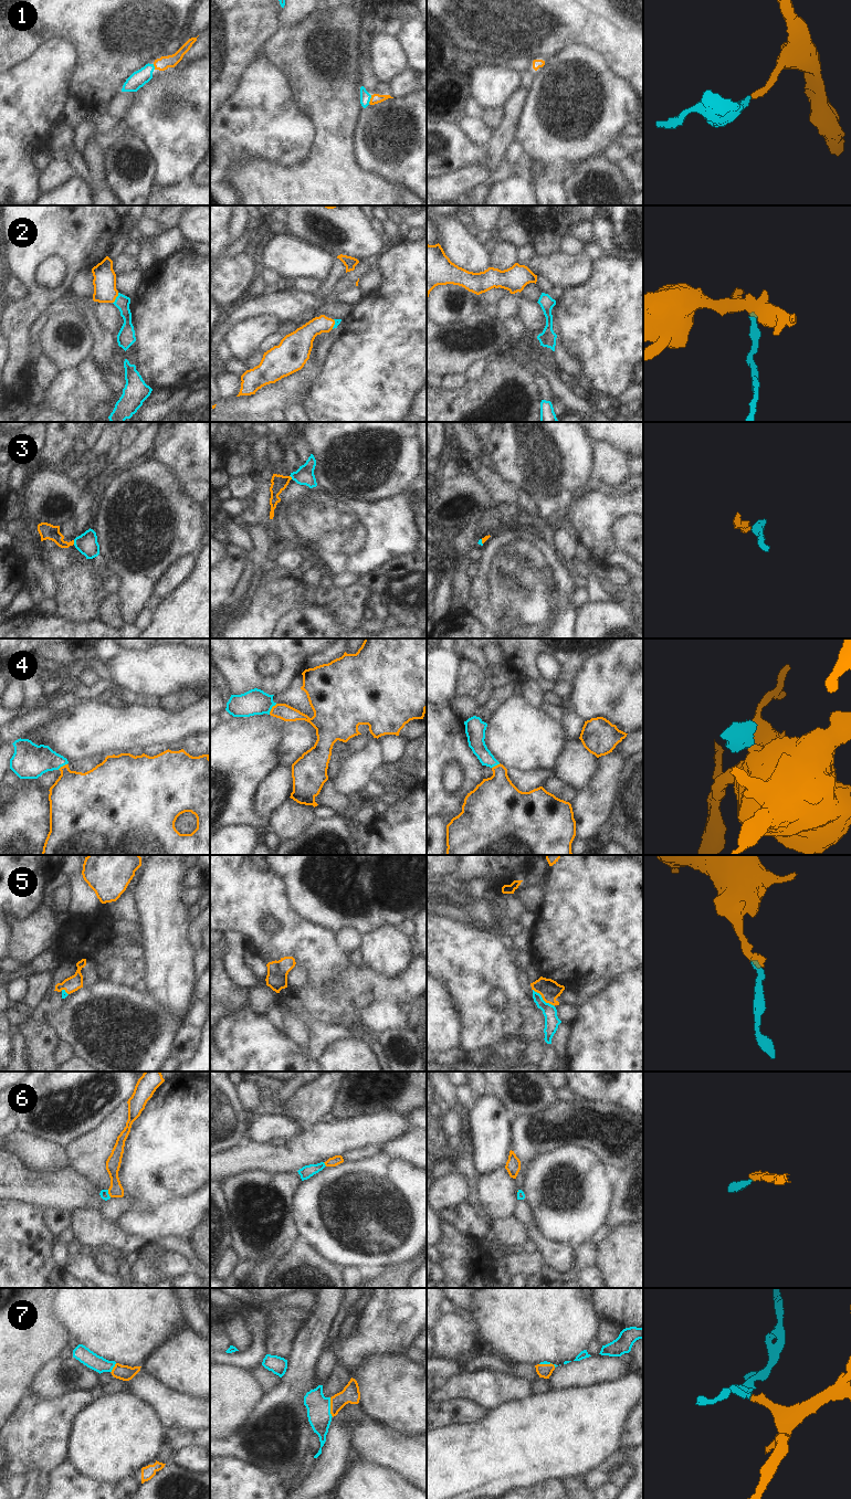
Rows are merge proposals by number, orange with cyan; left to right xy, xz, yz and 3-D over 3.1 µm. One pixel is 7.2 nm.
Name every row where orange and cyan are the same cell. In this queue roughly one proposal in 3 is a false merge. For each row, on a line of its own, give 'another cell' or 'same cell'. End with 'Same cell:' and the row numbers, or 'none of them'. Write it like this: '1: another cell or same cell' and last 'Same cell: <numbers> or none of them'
1: same cell
2: same cell
3: another cell
4: same cell
5: same cell
6: same cell
7: same cell
Same cell: 1, 2, 4, 5, 6, 7

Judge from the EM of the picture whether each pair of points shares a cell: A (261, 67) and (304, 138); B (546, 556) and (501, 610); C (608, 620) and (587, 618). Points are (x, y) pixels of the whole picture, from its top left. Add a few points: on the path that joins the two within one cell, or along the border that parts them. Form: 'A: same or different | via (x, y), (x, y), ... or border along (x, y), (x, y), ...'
A: same | via (264, 85), (265, 99), (286, 120)
B: same | via (533, 569), (522, 580), (522, 589), (514, 597)
C: same | via (602, 620), (592, 620)

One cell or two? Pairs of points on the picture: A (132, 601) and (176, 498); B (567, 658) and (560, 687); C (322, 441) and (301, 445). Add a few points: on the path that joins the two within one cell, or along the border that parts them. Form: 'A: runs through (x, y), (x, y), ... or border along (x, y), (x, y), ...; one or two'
A: runs through (150, 576), (171, 552), (175, 540), (175, 524); one
B: runs through (567, 665), (567, 675), (564, 681); one
C: border along (302, 433), (312, 453); two

